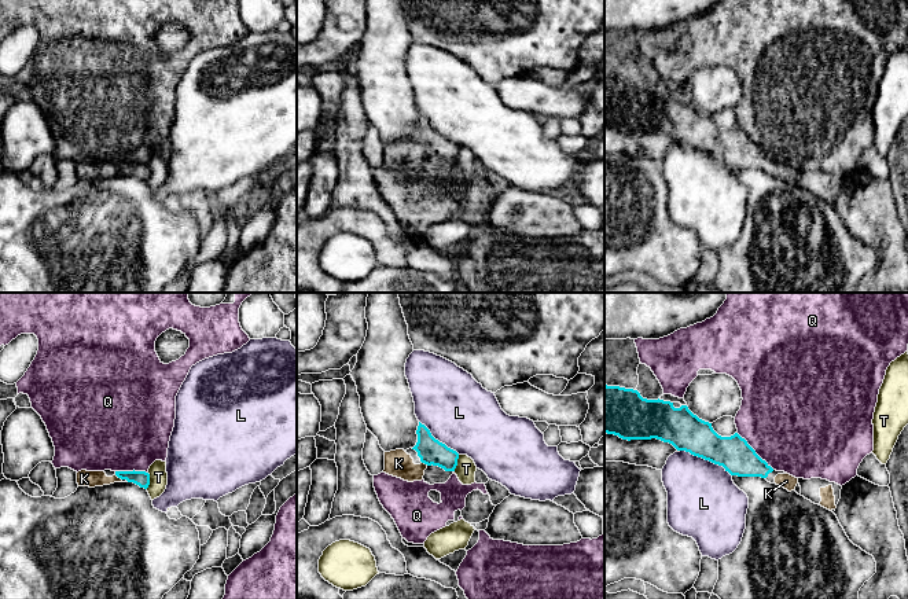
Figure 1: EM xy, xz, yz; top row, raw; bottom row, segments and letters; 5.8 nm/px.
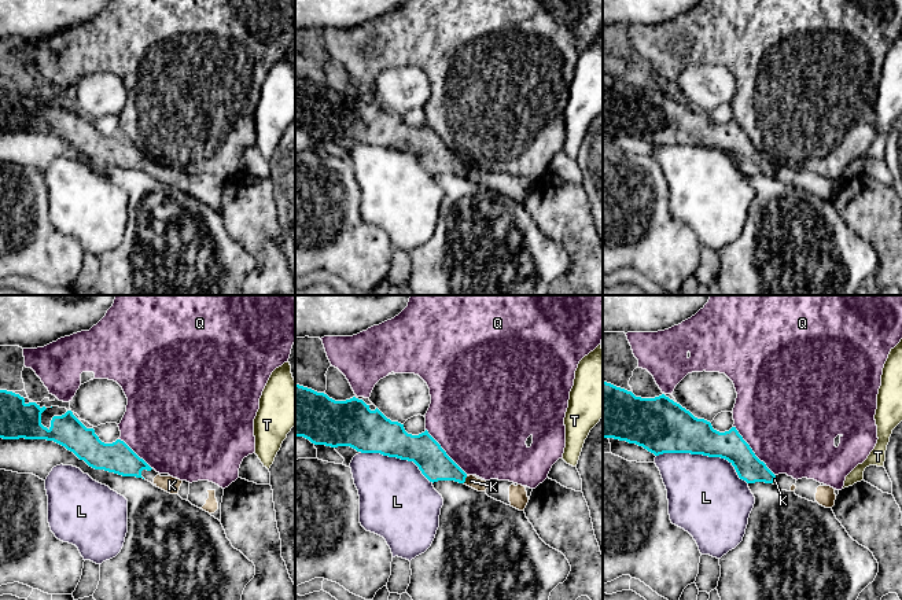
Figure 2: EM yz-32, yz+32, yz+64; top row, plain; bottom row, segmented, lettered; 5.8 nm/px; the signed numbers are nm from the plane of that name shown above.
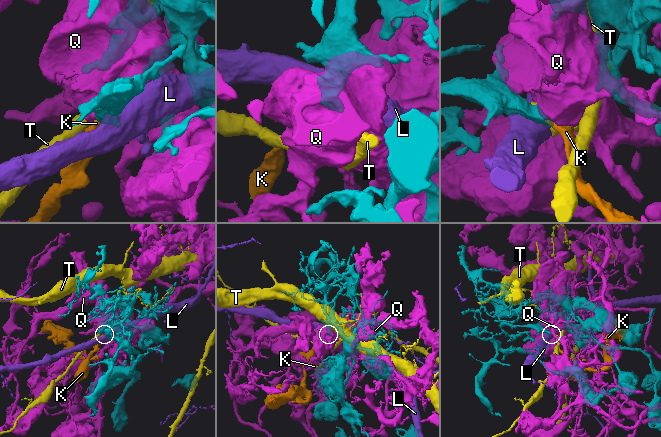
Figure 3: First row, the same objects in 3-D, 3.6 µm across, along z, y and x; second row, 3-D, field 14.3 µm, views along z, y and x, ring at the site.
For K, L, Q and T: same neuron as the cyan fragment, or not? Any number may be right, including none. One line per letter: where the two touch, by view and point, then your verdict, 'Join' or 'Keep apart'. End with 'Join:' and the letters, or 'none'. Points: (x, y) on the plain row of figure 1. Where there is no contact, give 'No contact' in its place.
K: Touches cyan at xy (118, 169). Join
L: Touches cyan at yz (706, 151). Keep apart
Q: Touches cyan at yz (754, 143). Keep apart
T: Touches cyan at xy (149, 173). Keep apart
Join: K

